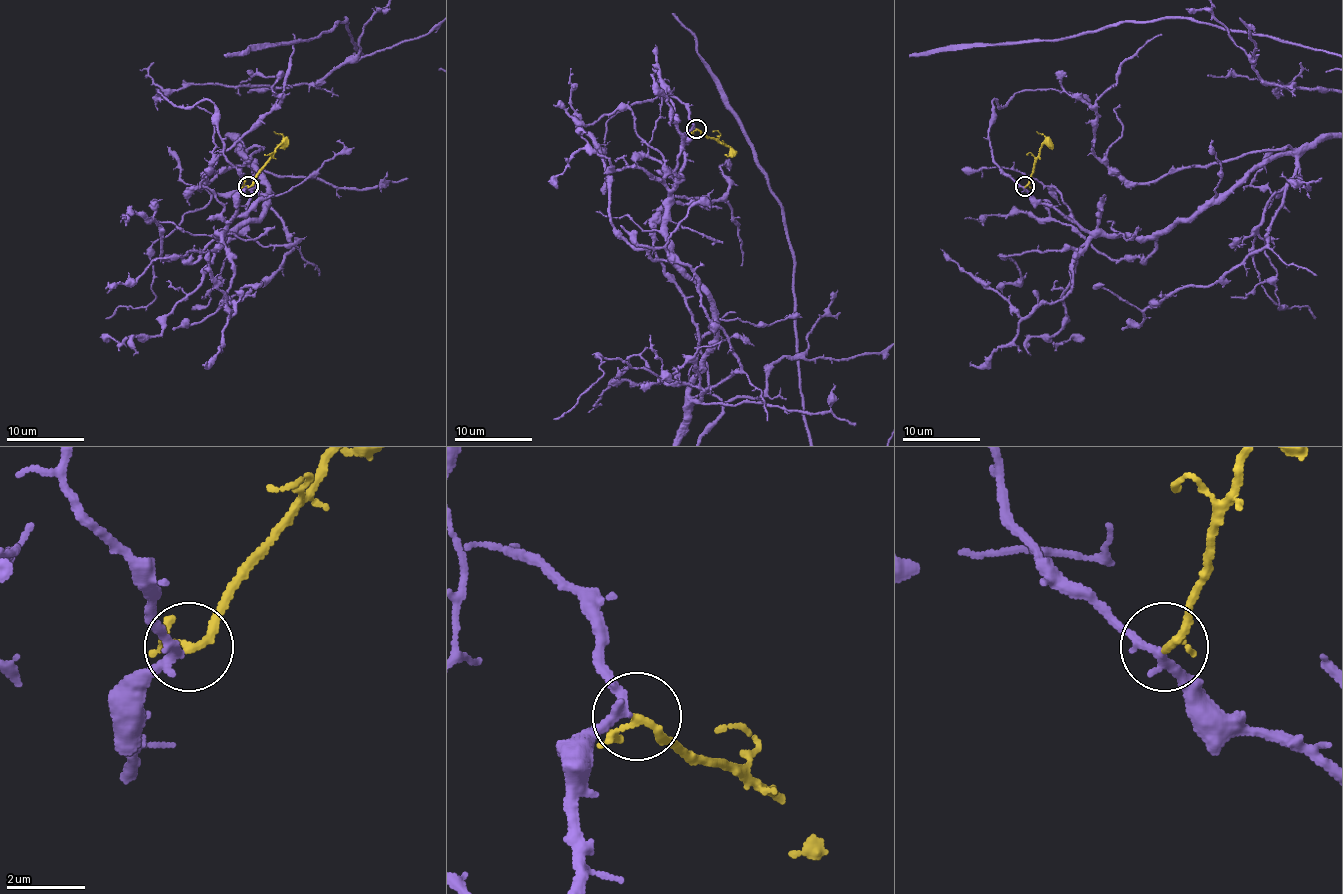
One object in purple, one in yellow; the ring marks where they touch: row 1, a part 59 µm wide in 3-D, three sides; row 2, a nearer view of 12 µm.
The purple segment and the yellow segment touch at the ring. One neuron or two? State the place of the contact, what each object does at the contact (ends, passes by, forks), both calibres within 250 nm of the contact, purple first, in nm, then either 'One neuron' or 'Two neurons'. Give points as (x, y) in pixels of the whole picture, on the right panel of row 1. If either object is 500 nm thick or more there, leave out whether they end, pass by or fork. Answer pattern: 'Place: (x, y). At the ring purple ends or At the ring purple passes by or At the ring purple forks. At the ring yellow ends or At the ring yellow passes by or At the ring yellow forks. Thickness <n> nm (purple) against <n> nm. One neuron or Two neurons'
Place: (1024, 186). At the ring purple passes by. At the ring yellow forks. Thickness 220 nm (purple) against 130 nm. One neuron

